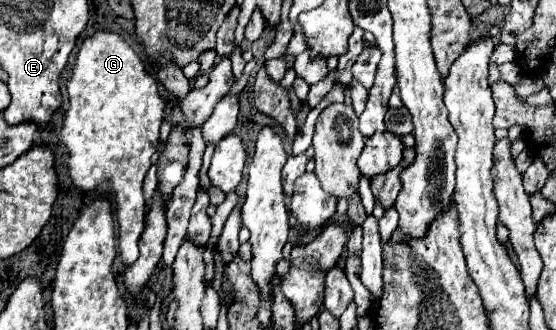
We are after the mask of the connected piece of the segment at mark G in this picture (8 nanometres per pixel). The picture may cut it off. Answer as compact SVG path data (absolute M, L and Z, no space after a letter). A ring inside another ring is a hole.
M99 30L81 42L75 58L75 68L67 80L69 108L65 110L61 142L69 150L69 174L73 184L85 192L109 194L117 206L119 222L119 256L125 264L131 264L139 256L139 236L145 228L145 196L143 178L151 166L151 156L157 152L159 128L163 124L163 110L167 100L159 94L159 84L145 68L139 54L125 42L125 38L111 30Z

